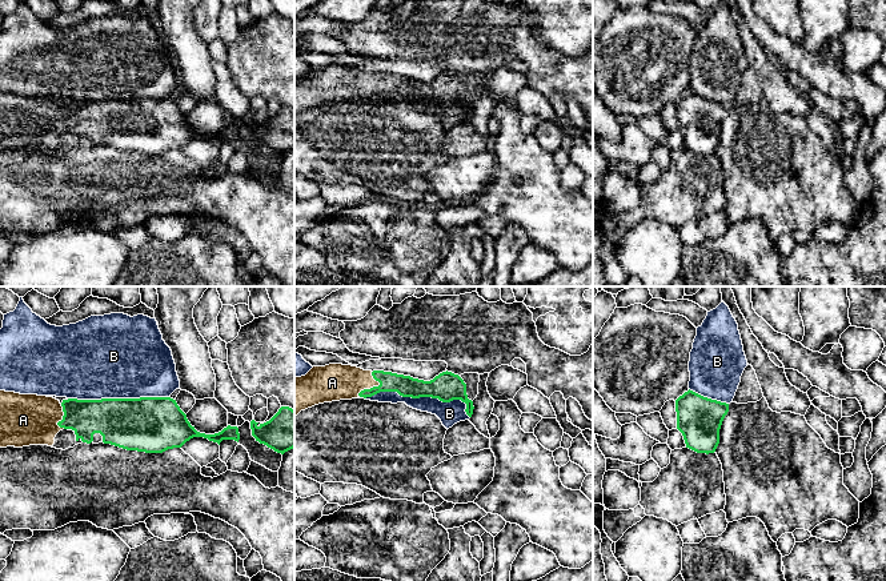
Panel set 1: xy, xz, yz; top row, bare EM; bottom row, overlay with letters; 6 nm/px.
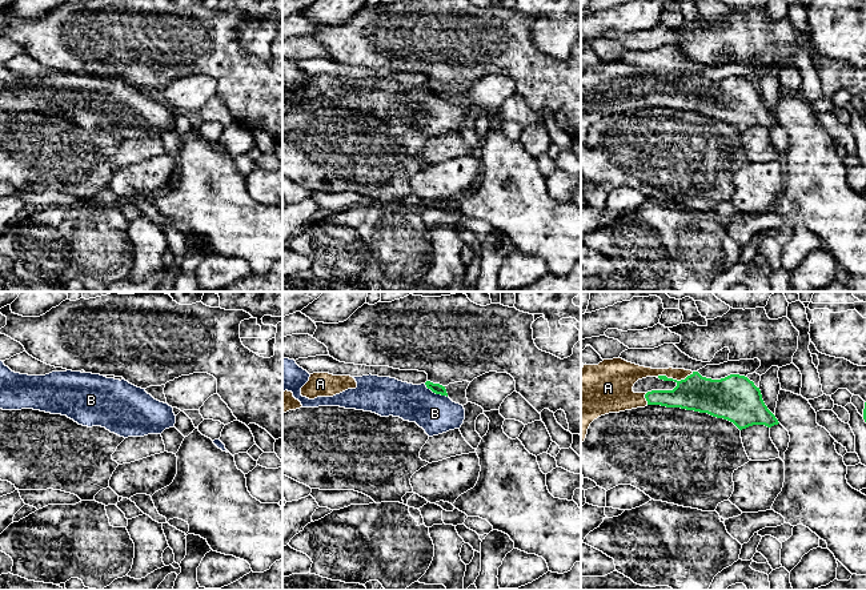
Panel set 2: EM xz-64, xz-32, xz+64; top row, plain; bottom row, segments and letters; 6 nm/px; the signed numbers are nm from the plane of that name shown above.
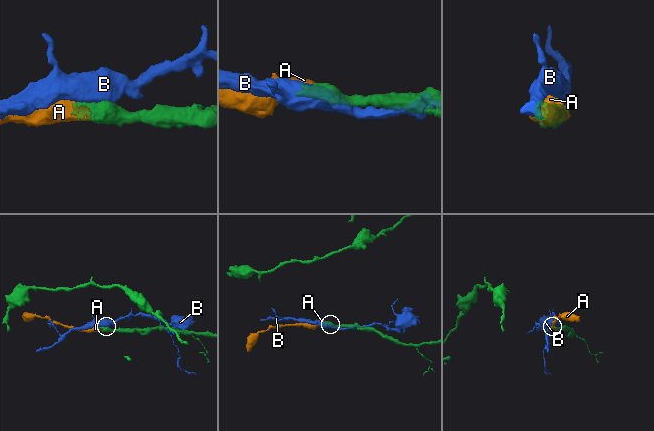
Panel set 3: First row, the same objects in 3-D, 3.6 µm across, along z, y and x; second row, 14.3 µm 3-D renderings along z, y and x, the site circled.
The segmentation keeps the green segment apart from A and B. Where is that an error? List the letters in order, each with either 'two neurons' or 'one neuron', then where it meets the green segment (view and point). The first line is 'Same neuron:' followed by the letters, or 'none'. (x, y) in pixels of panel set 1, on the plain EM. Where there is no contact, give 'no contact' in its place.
Same neuron: A
A: one neuron; meets green in xz at (373, 88)
B: two neurons; meets green in xz at (419, 99)

